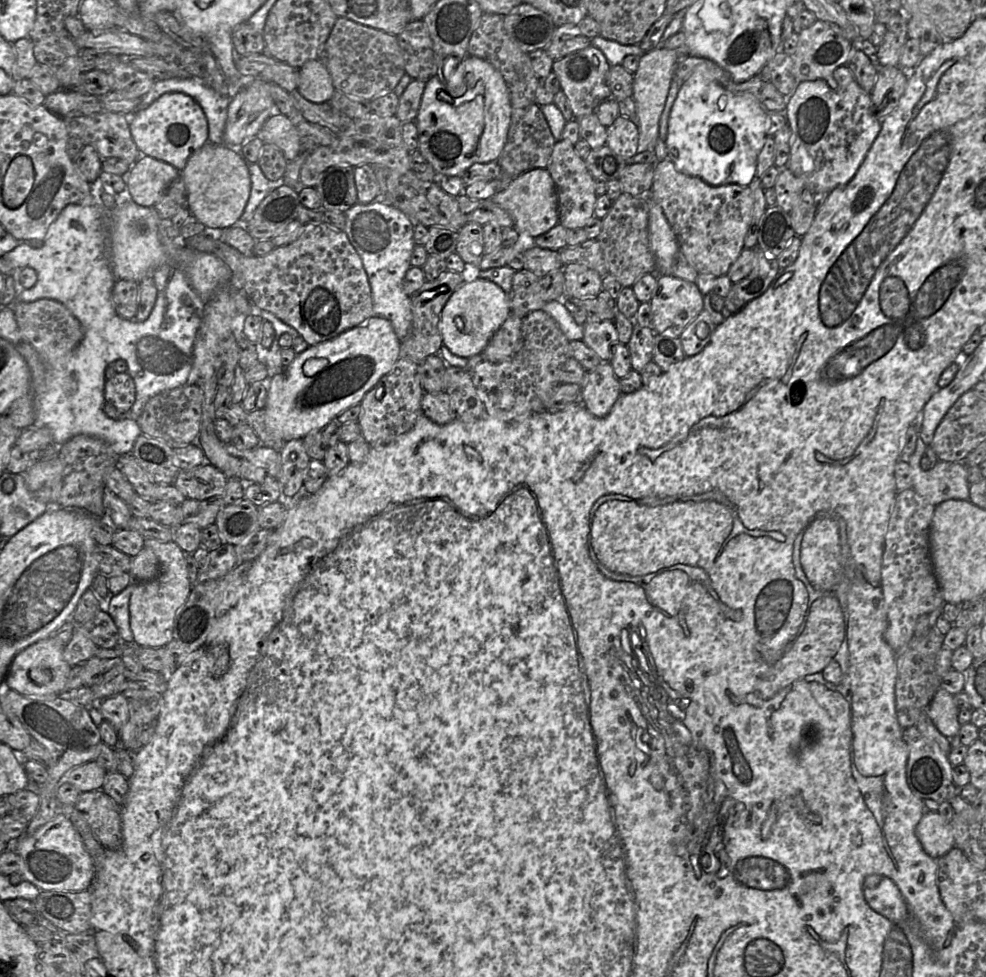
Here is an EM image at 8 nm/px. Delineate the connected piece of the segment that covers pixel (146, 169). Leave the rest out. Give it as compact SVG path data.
M139 155L124 175L132 200L141 206L153 207L171 183L180 176L180 171L166 162Z

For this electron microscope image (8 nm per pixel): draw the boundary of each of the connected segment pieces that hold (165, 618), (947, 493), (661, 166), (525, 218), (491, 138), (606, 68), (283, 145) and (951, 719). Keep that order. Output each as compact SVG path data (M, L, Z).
M145 539L144 547L151 548L156 554L160 573L151 581L133 581L129 601L130 628L137 645L151 648L164 647L172 638L175 617L186 602L192 584L188 578L185 552L174 541Z
M919 436L915 451L908 460L912 468L913 490L933 506L951 499L969 500L970 484L965 464L940 461L925 471L920 467L920 461L926 448Z
M667 157L654 166L650 200L661 206L671 226L679 250L700 274L726 275L744 249L744 239L752 216L753 192L748 186L713 186L674 167Z
M546 168L533 169L521 174L506 189L496 193L492 201L509 213L514 228L523 239L535 239L558 224L555 184Z
M467 55L457 68L448 69L448 75L438 71L426 81L415 119L417 149L432 165L437 176L461 176L473 164L495 162L499 159L507 140L511 114L509 91L501 73L488 61Z
M592 45L553 62L552 71L559 78L561 90L569 100L575 119L594 113L601 102L611 98L608 84L610 67L604 54Z
M282 113L272 114L265 121L260 136L264 142L277 146L287 161L293 160L299 152L301 137L295 121Z
M939 688L929 705L929 715L939 732L949 739L953 739L960 729L958 713L954 695Z

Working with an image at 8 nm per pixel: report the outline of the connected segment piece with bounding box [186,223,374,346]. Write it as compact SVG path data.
M307 223L293 242L275 247L266 255L245 256L221 240L200 234L186 240L196 251L212 254L223 260L232 273L232 287L242 291L252 305L271 312L293 327L309 346L330 340L374 316L372 294L360 256L344 230L336 230L326 223Z

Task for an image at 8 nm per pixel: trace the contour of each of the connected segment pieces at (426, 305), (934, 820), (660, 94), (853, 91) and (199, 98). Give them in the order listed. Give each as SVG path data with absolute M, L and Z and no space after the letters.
M447 270L433 281L426 281L425 279L419 291L411 296L412 325L409 335L401 342L401 359L408 359L419 365L427 357L439 354L441 347L444 345L439 331L441 311L453 292L464 281L465 274Z
M926 811L916 826L915 834L924 851L939 859L955 847L950 823L938 812Z
M664 44L643 53L640 56L638 68L633 74L632 98L636 105L636 124L641 139L641 149L654 152L659 136L659 120L664 109L671 81L676 68L676 57L673 51Z
M847 65L832 72L838 87L832 89L824 79L800 82L788 96L785 117L791 130L789 160L786 167L804 182L811 192L830 192L847 184L863 163L869 149L881 129L881 121L872 114L871 95L864 91L854 79Z
M197 77L157 80L141 98L137 109L150 105L162 94L178 91L191 96L202 107L208 122L208 142L224 144L224 130L227 119L229 96L222 95Z

